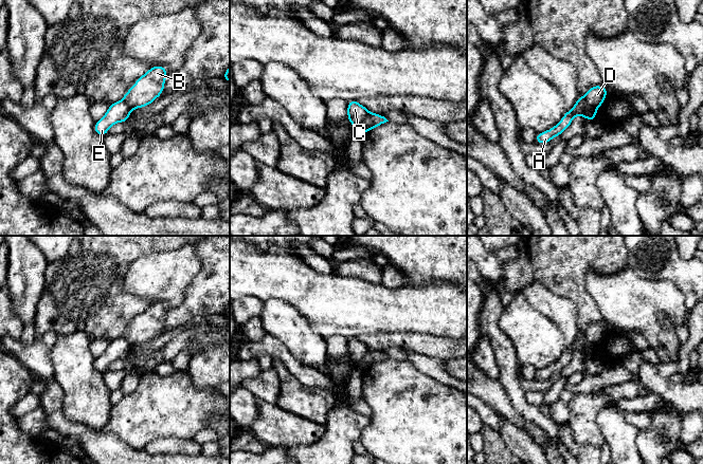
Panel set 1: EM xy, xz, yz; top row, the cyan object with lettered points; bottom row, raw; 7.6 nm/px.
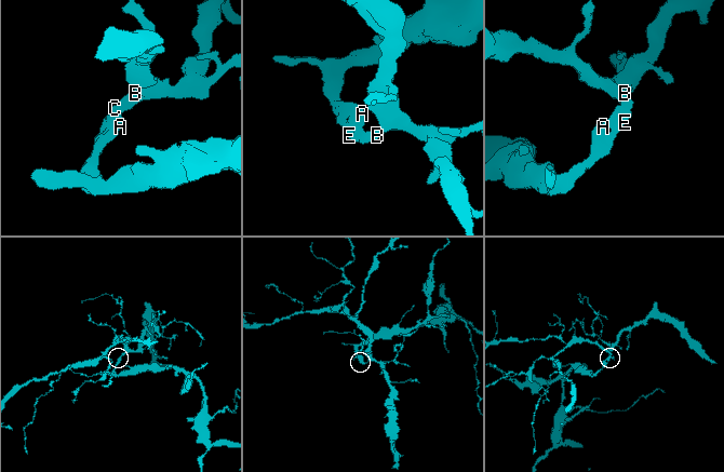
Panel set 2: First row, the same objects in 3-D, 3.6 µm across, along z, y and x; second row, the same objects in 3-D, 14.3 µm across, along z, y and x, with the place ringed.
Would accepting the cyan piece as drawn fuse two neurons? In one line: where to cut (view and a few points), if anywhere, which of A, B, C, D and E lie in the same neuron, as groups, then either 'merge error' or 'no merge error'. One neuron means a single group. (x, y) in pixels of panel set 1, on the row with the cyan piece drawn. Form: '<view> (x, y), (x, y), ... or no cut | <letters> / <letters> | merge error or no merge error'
xz (370, 113), (357, 131) | A C E / B D | merge error

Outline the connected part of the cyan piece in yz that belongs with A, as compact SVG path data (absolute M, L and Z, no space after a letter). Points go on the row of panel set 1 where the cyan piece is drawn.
M580 96L578 100L575 103L575 106L572 110L566 111L562 117L562 119L553 128L547 131L536 133L535 142L538 144L548 144L551 140L555 136L560 136L561 133L570 127L573 118L576 115L584 116L588 122L596 119L596 111L597 108L590 107L584 98Z

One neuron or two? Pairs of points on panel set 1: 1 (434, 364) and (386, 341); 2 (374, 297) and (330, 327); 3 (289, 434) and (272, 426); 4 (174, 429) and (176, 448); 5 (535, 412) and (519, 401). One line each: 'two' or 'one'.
1: two
2: one
3: one
4: two
5: one

